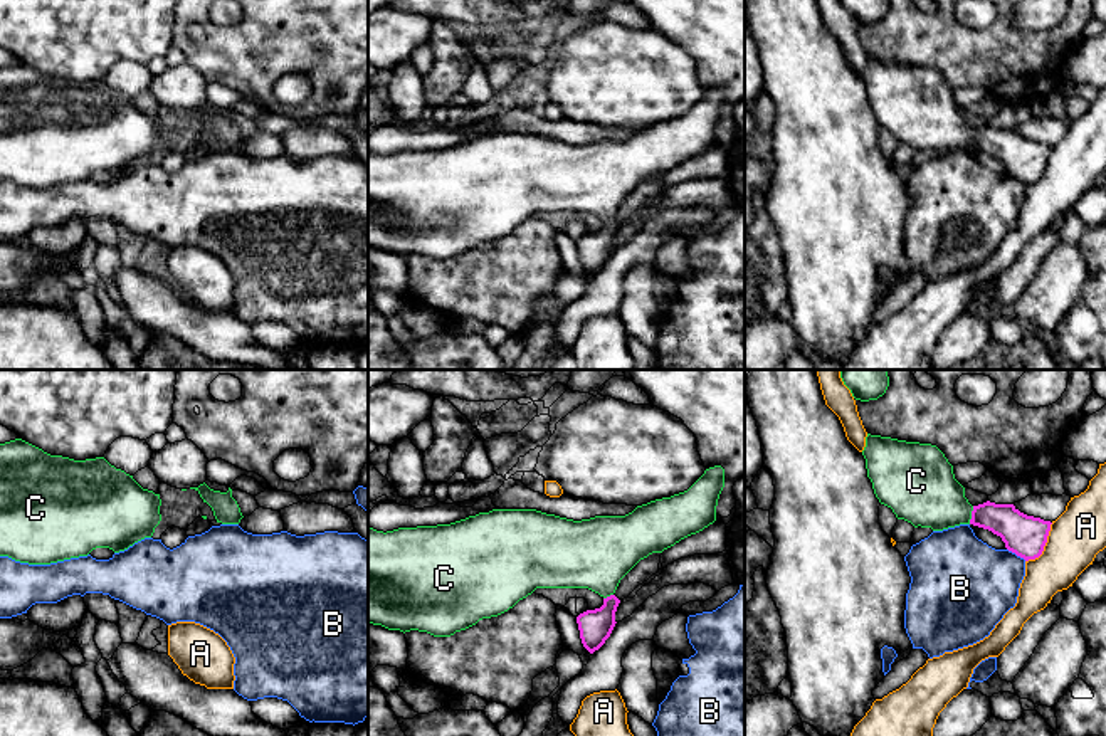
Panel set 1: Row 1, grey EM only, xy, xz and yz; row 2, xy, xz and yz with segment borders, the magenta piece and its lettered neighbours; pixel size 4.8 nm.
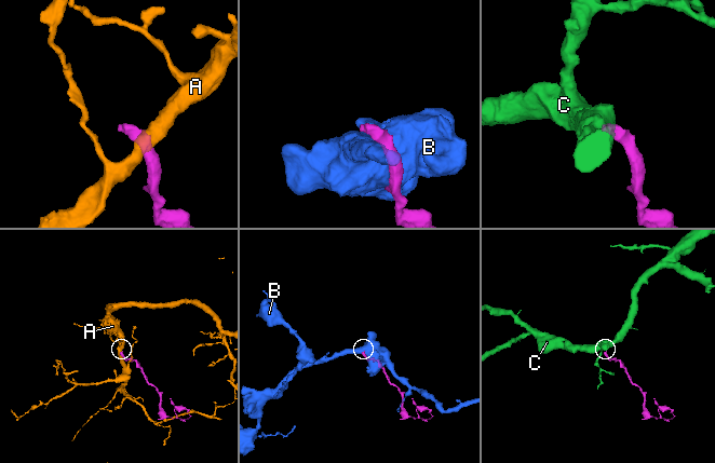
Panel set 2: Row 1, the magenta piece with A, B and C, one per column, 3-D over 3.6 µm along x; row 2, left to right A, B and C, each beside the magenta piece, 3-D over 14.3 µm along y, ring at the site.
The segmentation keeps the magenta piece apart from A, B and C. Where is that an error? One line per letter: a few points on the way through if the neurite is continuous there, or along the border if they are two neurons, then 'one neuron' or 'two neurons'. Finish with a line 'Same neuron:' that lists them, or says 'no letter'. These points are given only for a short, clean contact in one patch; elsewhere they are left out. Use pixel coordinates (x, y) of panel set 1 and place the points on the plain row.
A: border yz (1053, 147), (1044, 173), (1026, 185); two neurons
B: two neurons
C: way yz (1021, 157), (1004, 143), (972, 138), (948, 131), (925, 116); one neuron
Same neuron: C

